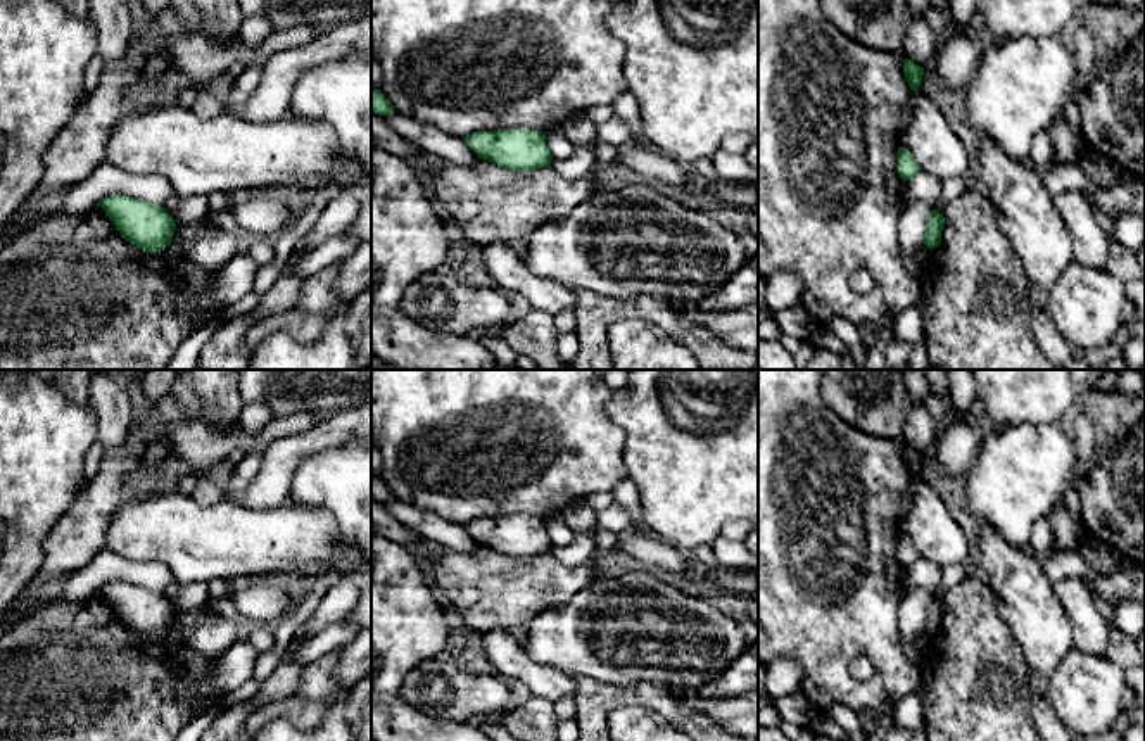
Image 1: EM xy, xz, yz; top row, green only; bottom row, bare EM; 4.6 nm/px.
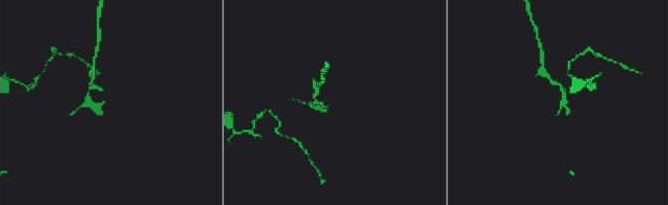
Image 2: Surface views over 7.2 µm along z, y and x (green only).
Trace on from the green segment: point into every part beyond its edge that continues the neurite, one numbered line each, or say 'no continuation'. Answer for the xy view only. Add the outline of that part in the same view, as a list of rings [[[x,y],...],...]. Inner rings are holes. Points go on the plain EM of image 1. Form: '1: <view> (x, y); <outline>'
no continuation

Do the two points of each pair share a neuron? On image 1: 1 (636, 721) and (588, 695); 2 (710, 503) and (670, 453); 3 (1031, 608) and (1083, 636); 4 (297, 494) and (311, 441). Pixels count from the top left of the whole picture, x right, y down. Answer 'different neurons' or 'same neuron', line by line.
1: different neurons
2: same neuron
3: different neurons
4: different neurons

